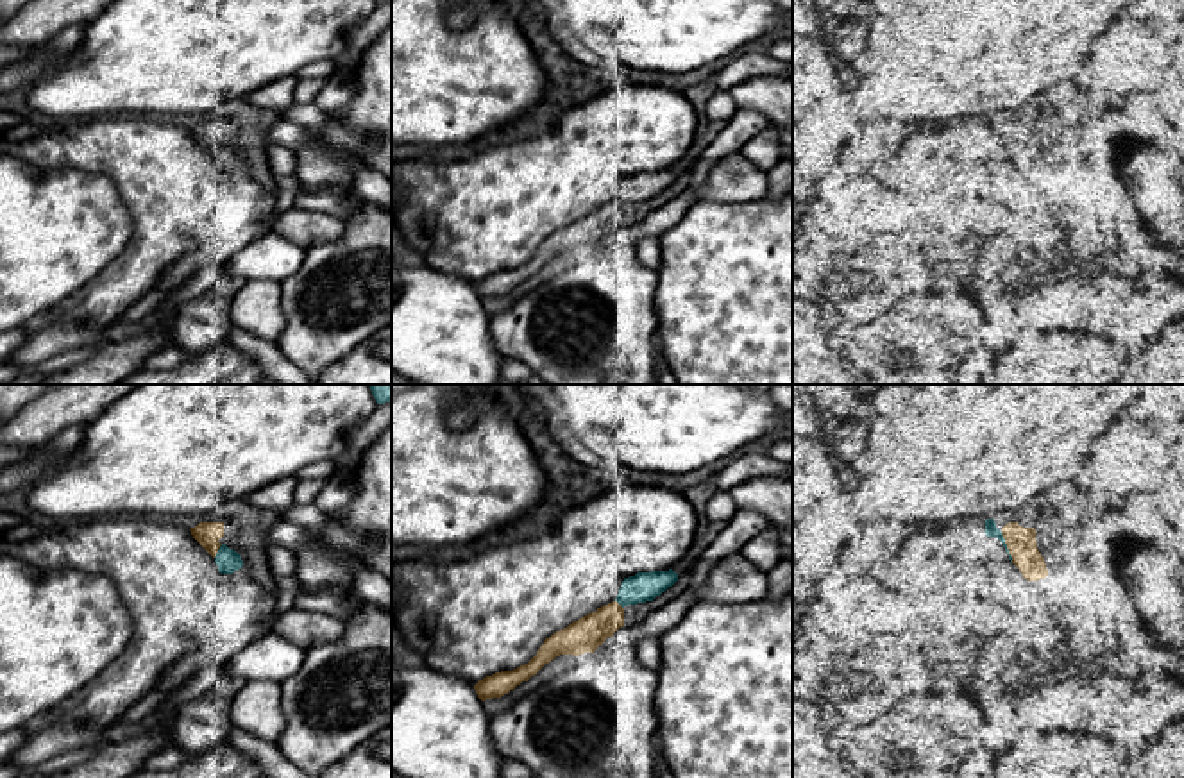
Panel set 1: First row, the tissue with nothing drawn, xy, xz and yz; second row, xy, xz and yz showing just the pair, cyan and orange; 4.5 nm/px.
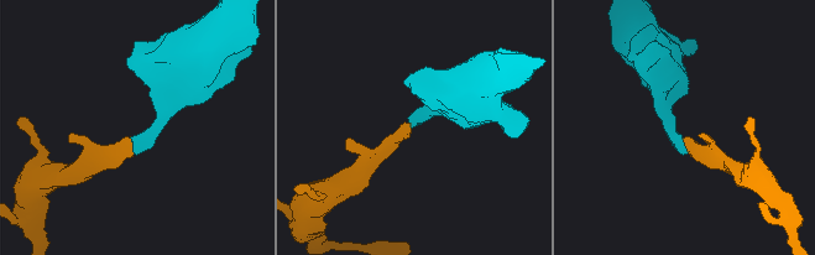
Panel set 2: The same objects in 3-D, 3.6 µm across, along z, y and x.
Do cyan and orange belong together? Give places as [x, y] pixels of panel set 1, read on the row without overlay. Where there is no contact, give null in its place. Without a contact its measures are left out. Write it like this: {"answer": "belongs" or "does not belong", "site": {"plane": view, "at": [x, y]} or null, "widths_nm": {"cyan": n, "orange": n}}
{"answer": "belongs", "site": {"plane": "yz", "at": [1006, 147]}, "widths_nm": {"cyan": 60, "orange": 130}}

